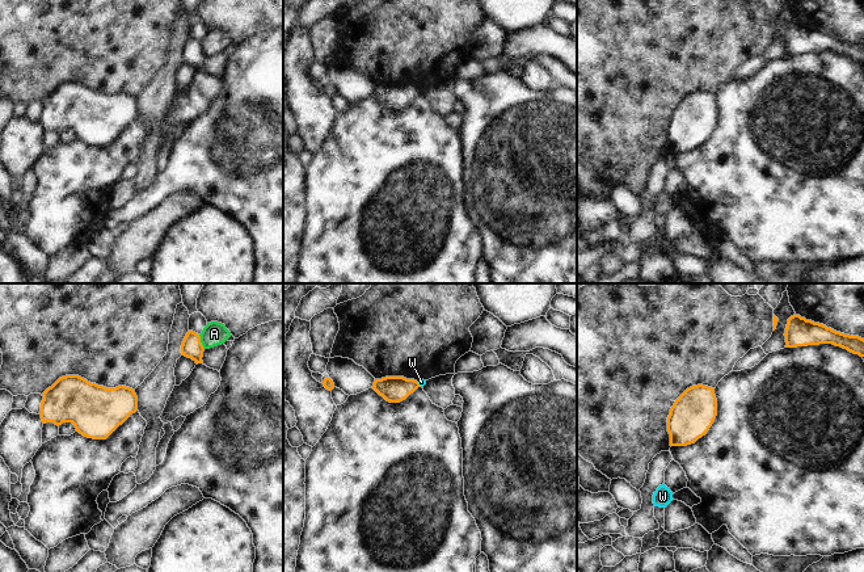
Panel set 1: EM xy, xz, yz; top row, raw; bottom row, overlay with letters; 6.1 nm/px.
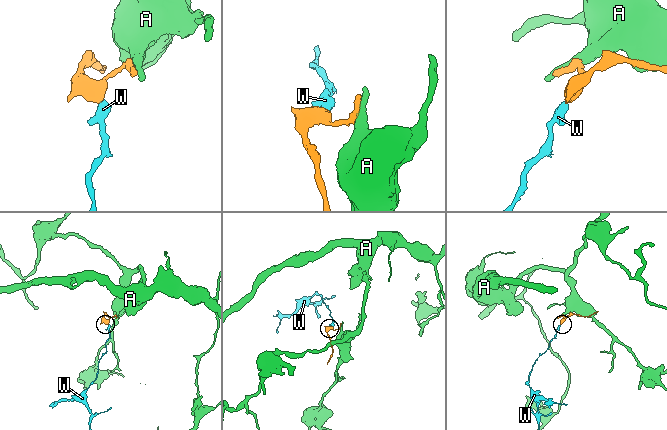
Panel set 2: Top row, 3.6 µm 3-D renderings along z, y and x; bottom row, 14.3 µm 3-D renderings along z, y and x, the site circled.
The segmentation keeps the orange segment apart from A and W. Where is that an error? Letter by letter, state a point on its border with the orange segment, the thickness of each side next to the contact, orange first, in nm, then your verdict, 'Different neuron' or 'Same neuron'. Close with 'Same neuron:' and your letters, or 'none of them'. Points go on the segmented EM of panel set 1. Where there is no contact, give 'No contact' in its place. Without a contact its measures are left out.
A: Touches orange at xy (199, 341). Thickness 130 nm (orange) against 150 nm. Different neuron
W: Touches orange at xz (418, 385). Thickness 160 nm (orange) against 40 nm. Different neuron
Same neuron: none of them.

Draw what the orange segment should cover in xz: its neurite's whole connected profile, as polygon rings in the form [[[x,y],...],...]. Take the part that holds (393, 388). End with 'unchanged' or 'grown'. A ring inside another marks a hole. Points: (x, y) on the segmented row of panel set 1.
[[[385,377],[375,379],[372,388],[389,403],[400,403],[413,394],[420,386],[414,379],[404,377]]]; unchanged

